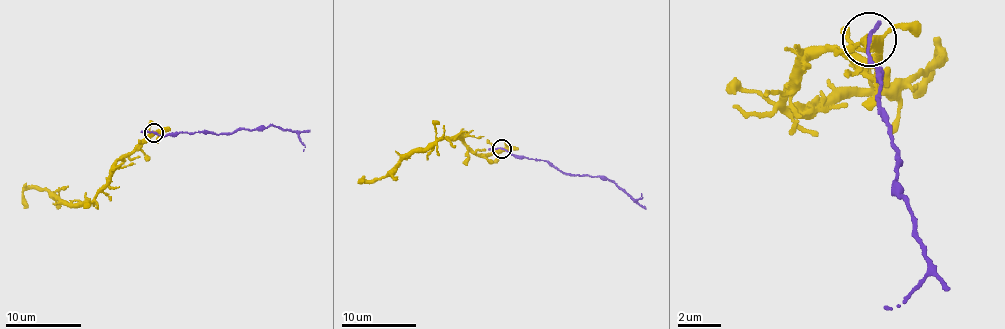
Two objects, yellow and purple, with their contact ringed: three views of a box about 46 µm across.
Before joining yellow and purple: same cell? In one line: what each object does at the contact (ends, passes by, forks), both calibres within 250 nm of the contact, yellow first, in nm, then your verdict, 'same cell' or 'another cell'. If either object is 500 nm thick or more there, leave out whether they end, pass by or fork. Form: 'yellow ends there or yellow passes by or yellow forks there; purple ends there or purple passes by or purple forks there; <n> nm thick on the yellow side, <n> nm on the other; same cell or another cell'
yellow forks there; purple passes by; 320 nm thick on the yellow side, 130 nm on the other; another cell

